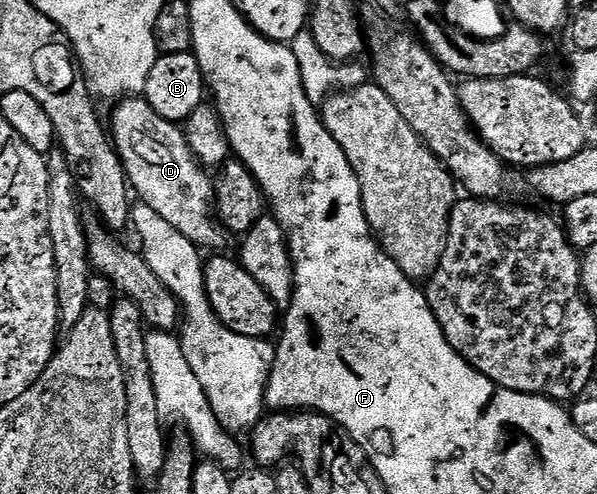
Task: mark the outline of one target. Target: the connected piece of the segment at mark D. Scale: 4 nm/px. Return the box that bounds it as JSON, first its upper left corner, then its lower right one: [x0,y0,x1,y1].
[108,98,228,250]

